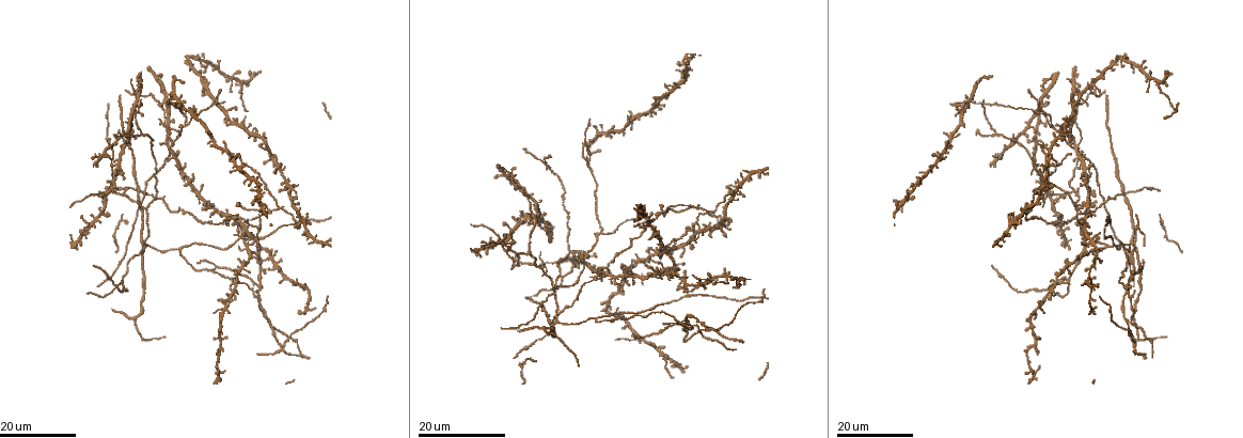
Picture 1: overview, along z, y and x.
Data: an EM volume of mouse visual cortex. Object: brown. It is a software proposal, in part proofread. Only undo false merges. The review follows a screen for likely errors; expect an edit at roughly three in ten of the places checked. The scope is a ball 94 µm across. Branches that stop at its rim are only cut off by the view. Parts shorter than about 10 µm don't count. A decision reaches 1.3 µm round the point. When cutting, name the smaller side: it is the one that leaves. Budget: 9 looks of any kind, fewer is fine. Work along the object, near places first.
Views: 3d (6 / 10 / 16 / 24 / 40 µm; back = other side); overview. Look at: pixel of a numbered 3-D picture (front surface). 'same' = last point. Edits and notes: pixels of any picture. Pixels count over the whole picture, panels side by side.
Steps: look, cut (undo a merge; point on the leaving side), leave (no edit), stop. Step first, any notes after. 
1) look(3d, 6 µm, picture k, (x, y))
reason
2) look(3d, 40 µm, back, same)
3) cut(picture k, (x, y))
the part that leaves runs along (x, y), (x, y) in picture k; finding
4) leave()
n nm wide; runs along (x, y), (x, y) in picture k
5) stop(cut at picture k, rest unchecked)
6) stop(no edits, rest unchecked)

look(3d, 24 µm, picture 1, (594, 319))
three arms meet

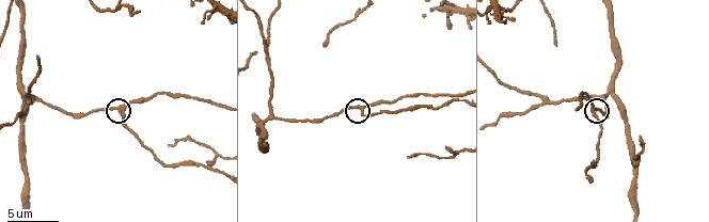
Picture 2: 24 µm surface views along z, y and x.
look(3d, 6 µm, picture 2, (119, 108))
closer look

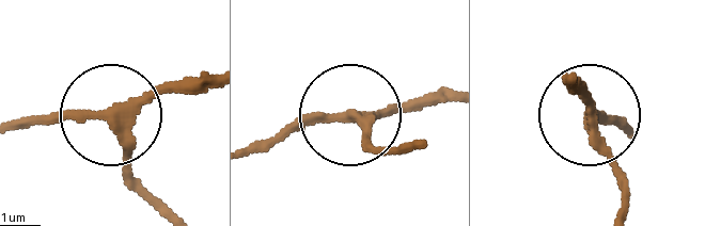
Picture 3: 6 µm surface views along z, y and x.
look(3d, 6 µm, back, picture 3, (592, 122))
from behind

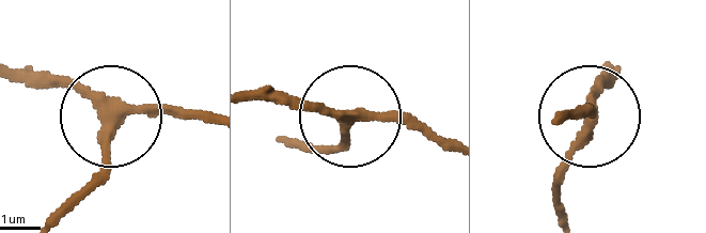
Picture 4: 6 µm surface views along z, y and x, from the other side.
leave()
260 nm wide; runs along (248, 101), (309, 101), (346, 118), (346, 135), (323, 152) in picture 4; continuous, no second cell

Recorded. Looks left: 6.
look(3d, 24 µm, picture 1, (168, 107))
looks like a crossing

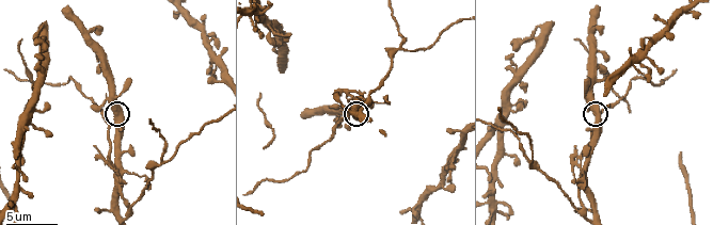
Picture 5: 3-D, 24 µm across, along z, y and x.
look(3d, 10 µm, picture 5, (114, 120))

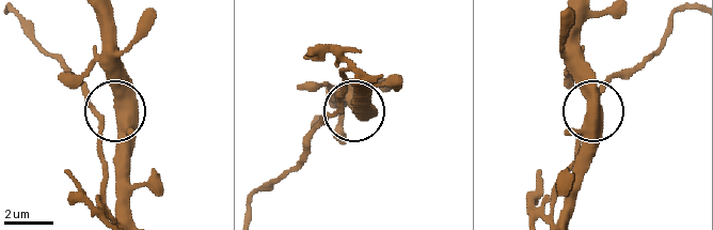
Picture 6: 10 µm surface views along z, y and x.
leave()
side arm 14 µm; runs along (124, 212), (117, 48) in picture 6; continuous, no second cell

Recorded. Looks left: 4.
look(3d, 6 µm, picture 2, (601, 98))
a fork

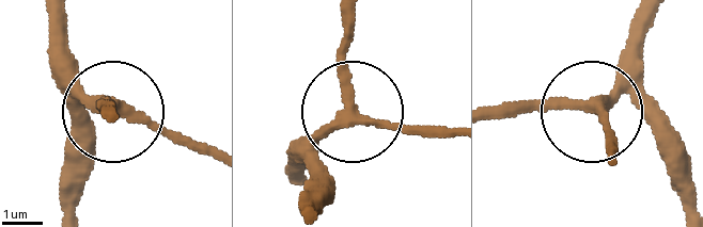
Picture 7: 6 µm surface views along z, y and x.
leave()
3 arms; runs along (614, 157), (597, 106), (630, 51) in picture 7; continuous, no second cell

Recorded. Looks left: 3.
look(3d, 16 µm, picture 1, (252, 290))
side arm on a straight run

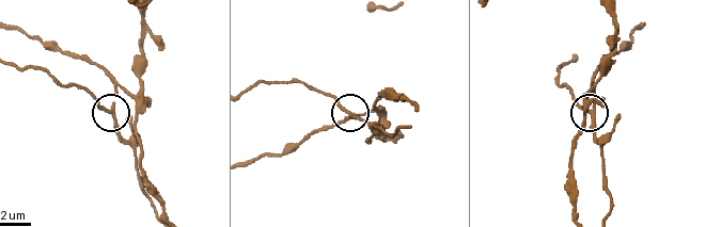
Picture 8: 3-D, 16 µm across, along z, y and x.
look(3d, 6 µm, picture 8, (593, 108))

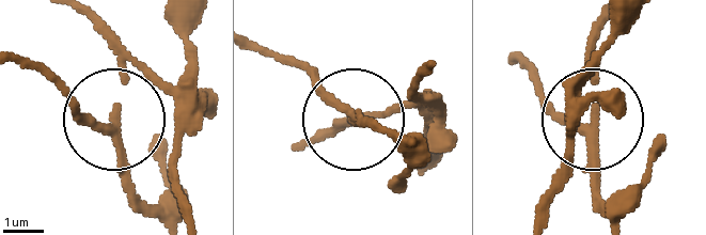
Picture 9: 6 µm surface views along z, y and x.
cut(picture 9, (170, 175))
the part that leaves runs along (356, 116), (396, 110), (427, 76) in picture 9; a second cell is stuck on

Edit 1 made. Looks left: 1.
stop(cut at picture 9, rest unchecked)

